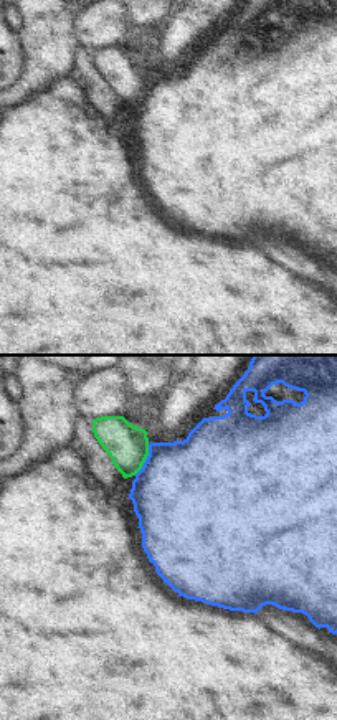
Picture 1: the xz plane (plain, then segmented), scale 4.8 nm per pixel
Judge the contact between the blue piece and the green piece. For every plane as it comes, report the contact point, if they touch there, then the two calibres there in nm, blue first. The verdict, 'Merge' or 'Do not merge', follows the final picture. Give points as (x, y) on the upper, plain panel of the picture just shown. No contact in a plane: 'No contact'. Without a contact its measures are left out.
Touches blue at (146, 90). Thickness 500 nm (blue) against 200 nm.

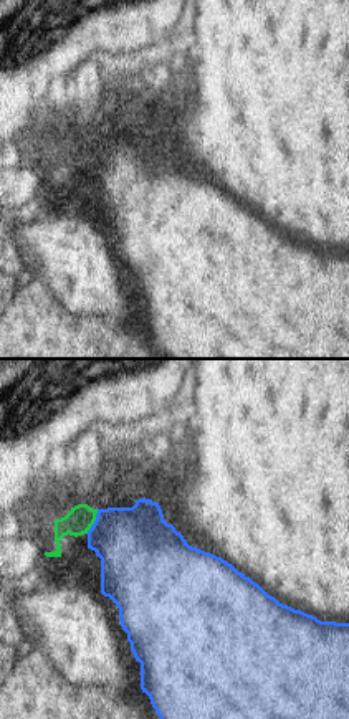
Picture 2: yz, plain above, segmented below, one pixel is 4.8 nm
Touches blue at (95, 151). Thickness 380 nm (blue) against 140 nm.

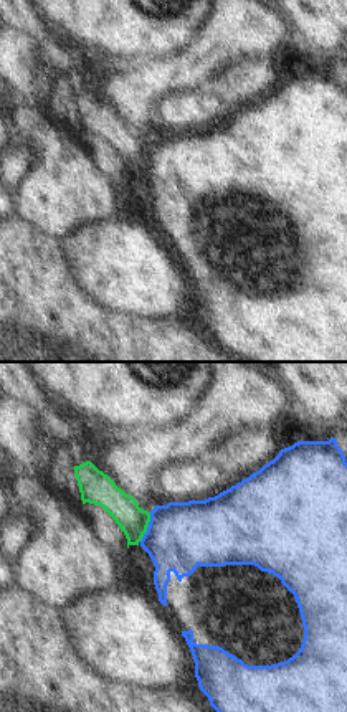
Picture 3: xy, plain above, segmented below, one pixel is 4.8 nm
Touches blue at (147, 157). Thickness 340 nm (blue) against 150 nm.

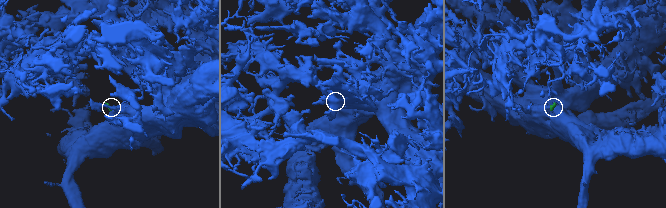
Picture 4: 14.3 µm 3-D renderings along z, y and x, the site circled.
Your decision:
Do not merge.

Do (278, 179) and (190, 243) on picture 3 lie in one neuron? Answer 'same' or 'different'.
same

